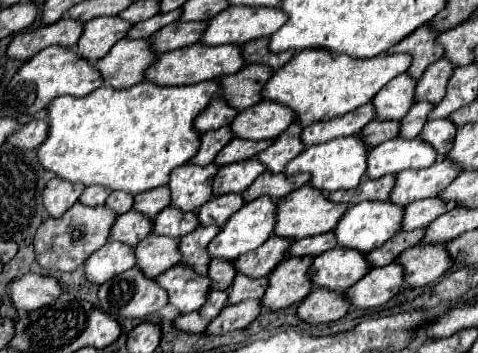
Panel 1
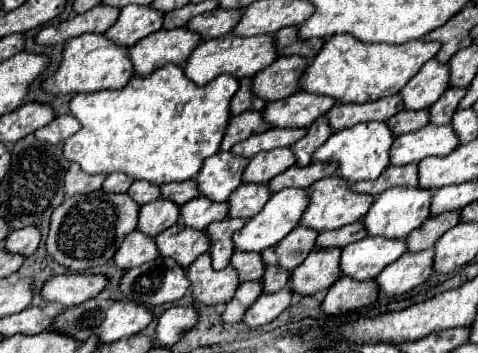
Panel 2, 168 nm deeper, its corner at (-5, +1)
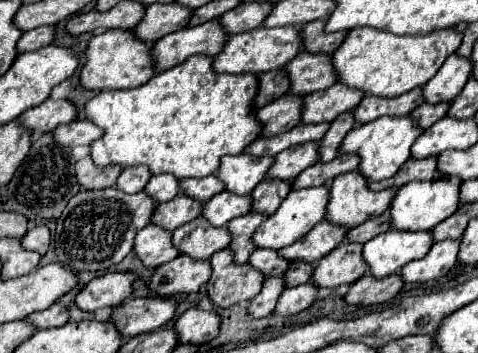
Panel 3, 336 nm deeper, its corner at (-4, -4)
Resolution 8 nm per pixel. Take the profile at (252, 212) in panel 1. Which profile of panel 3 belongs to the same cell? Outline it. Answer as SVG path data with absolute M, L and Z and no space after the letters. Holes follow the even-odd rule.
M317 186L317 188L305 188L305 190L291 190L289 196L283 200L283 204L279 206L279 210L275 214L271 214L265 224L261 224L261 228L257 228L257 232L253 234L253 240L259 248L273 248L273 250L281 250L293 242L297 242L299 238L303 238L317 222L321 222L325 218L327 212L327 204L329 204L329 188L327 186Z

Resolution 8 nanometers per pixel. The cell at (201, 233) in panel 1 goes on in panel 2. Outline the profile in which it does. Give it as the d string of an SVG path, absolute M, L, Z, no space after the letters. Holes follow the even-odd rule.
M224 219L218 223L208 225L204 231L210 237L210 257L212 257L212 267L216 271L224 269L230 263L230 255L234 253L232 247L232 235L234 231L242 229L246 223L246 219Z

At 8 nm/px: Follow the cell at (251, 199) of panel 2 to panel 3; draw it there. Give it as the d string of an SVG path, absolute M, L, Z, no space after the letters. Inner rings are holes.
M265 178L253 192L253 212L265 212L273 214L279 204L287 198L291 192L291 180L279 180L279 178Z

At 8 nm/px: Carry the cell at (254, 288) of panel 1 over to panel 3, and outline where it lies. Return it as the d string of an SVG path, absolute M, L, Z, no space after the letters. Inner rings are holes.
M291 262L289 272L285 272L285 284L287 286L299 286L311 280L313 274L313 264L307 262Z

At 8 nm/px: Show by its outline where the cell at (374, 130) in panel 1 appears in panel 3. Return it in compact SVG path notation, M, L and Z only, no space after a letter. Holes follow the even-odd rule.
M441 102L441 104L421 104L417 110L411 112L411 116L419 122L421 128L431 128L437 120L447 116L449 110L449 102Z

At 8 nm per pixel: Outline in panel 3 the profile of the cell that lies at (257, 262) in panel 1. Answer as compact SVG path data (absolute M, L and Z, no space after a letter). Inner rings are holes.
M321 220L307 236L299 238L295 244L285 246L281 250L281 256L285 256L291 262L305 260L305 262L317 262L325 254L329 254L333 248L337 248L345 240L347 228Z

